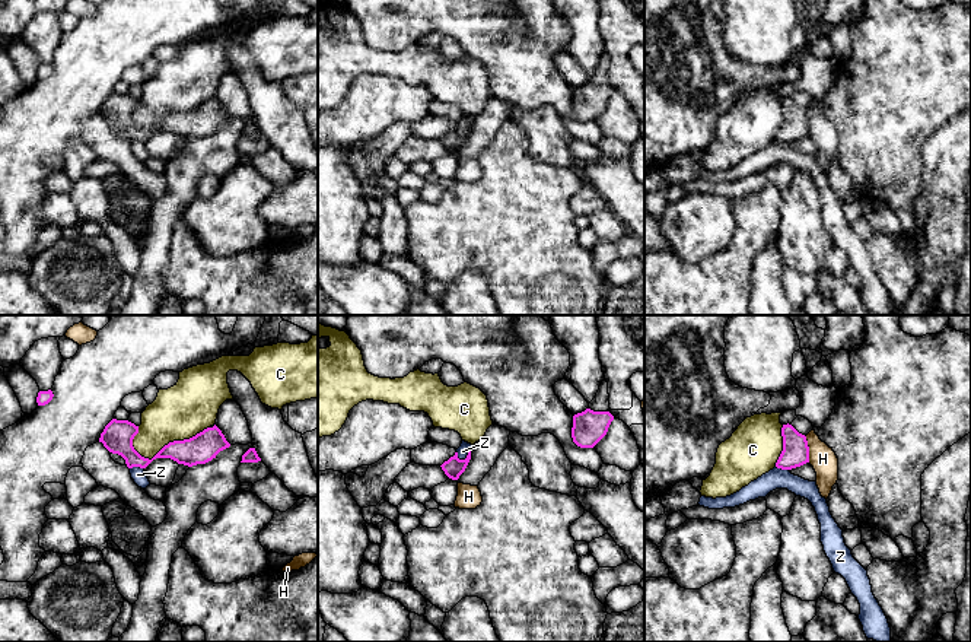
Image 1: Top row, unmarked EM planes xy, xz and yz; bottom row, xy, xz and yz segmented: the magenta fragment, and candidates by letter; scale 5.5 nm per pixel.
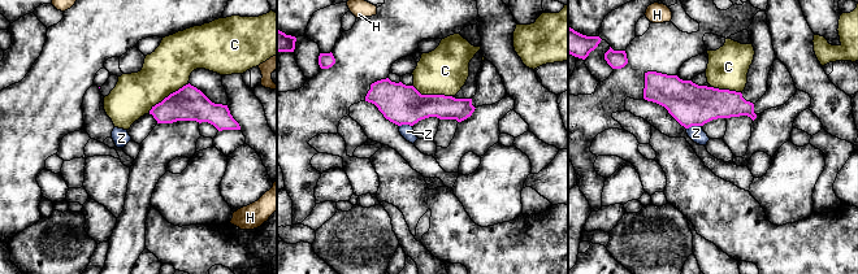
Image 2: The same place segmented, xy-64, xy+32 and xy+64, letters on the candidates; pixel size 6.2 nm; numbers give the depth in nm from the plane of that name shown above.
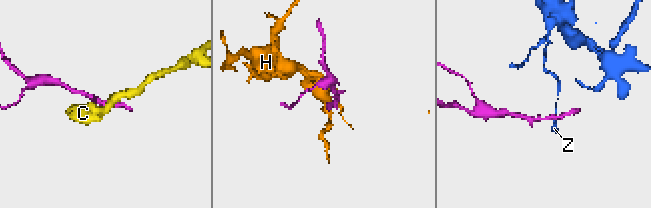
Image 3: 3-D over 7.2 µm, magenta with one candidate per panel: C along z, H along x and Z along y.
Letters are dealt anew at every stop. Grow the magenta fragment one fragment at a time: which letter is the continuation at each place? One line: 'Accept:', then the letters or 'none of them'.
Accept: none of them

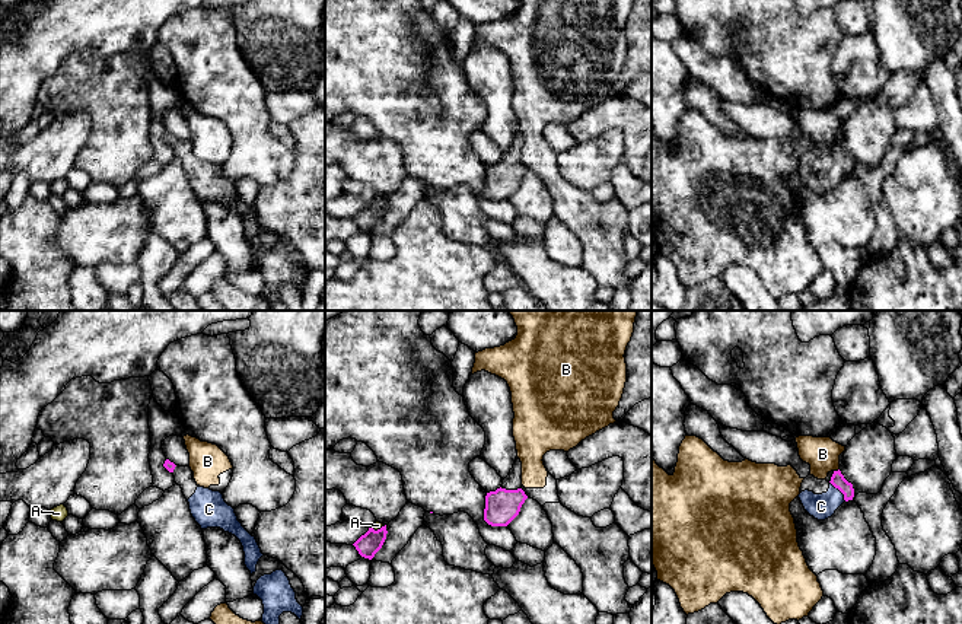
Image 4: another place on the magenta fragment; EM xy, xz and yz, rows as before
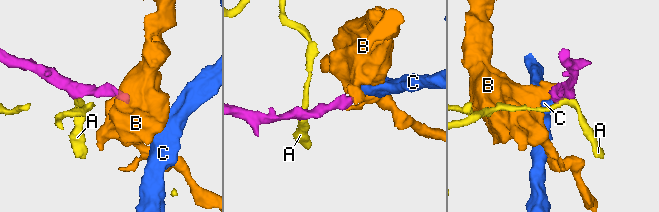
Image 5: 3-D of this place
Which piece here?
Accept: C

